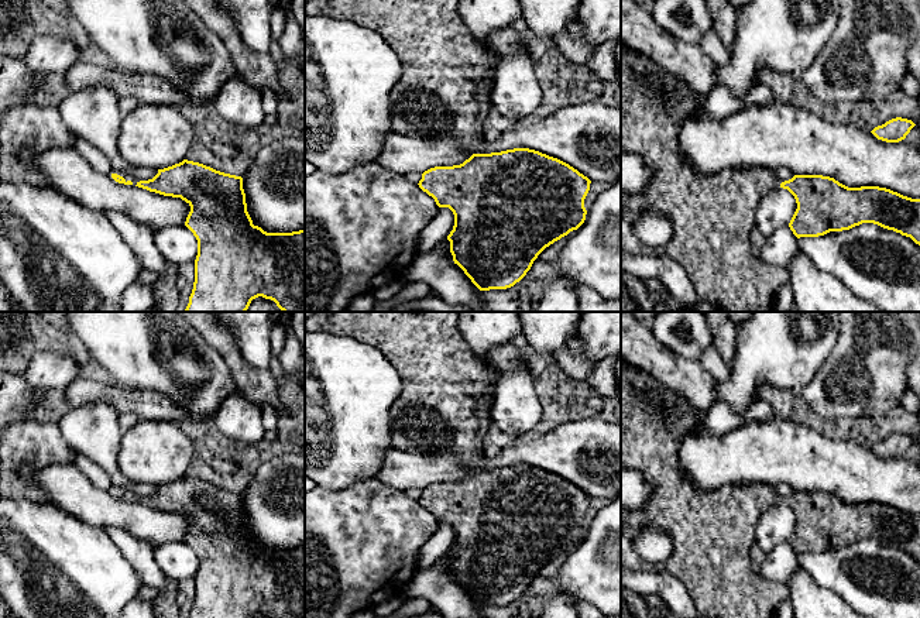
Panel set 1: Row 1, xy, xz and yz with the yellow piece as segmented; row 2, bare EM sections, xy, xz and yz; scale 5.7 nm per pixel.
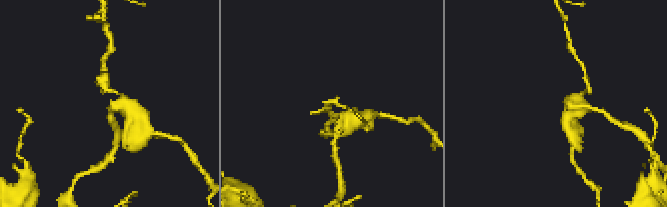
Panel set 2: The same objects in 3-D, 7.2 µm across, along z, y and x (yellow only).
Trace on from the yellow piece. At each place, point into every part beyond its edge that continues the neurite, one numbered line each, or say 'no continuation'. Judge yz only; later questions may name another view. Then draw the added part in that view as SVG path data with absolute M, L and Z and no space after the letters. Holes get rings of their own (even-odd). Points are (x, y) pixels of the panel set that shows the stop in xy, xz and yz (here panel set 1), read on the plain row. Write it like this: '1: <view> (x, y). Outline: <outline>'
1: yz (713, 532). Outline: M621 363L621 470L639 471L652 488L648 502L635 511L621 508L621 567L634 571L670 573L680 580L694 604L698 618L773 618L775 608L789 600L786 586L762 578L751 567L751 549L759 516L780 504L776 488L766 483L722 485L706 491L679 470L679 447L687 437L698 437L703 411L659 384L649 374ZM645 528L667 532L673 542L672 556L662 563L643 562L634 542Z

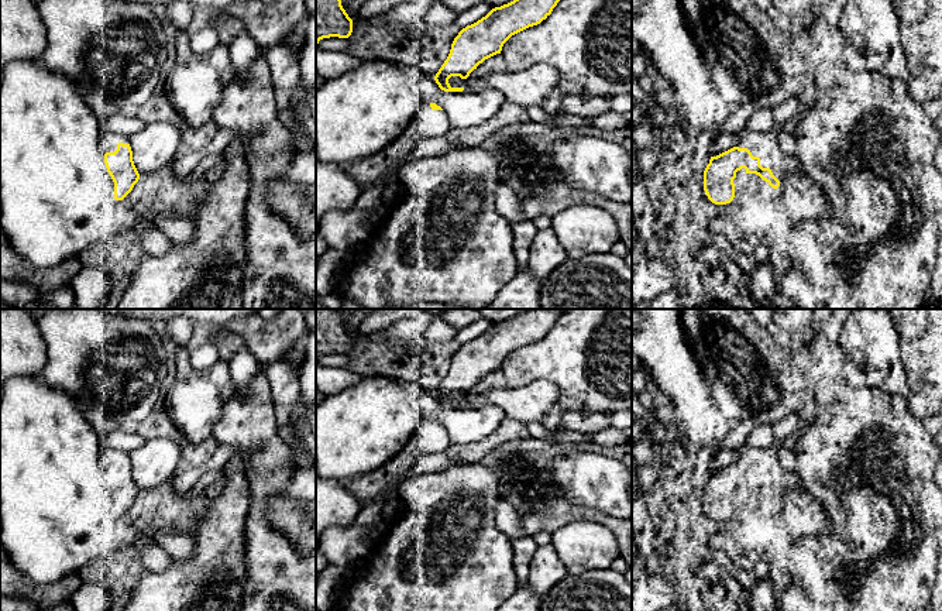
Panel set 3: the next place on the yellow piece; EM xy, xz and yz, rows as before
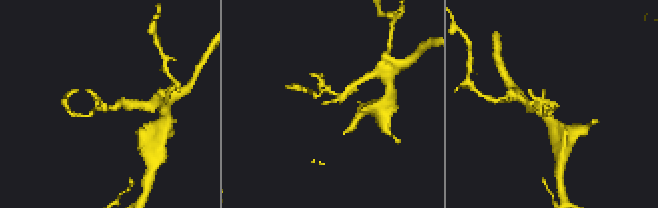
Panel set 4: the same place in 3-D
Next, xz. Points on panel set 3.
1: xz (427, 439). Outline: M423 418L403 449L377 470L347 481L345 488L364 508L377 497L392 495L391 487L398 487L405 480L419 457L446 452L450 446L447 429L433 426L429 418Z

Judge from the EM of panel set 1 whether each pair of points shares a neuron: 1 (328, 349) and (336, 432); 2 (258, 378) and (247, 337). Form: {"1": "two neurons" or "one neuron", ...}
{"1": "one neuron", "2": "two neurons"}

